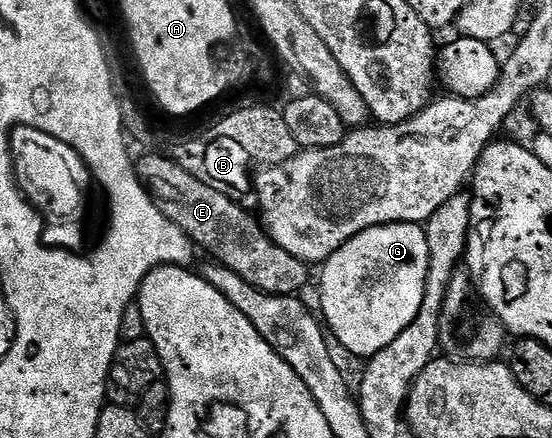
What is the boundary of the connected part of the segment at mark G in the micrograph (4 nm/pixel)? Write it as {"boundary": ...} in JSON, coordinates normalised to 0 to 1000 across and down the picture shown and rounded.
{"boundary":[[[759,509],[694,511],[678,516],[641,543],[634,543],[583,605],[580,630],[580,703],[596,760],[630,804],[672,817],[685,799],[699,799],[764,708],[764,680],[772,671],[772,626],[779,616],[779,562]]]}

